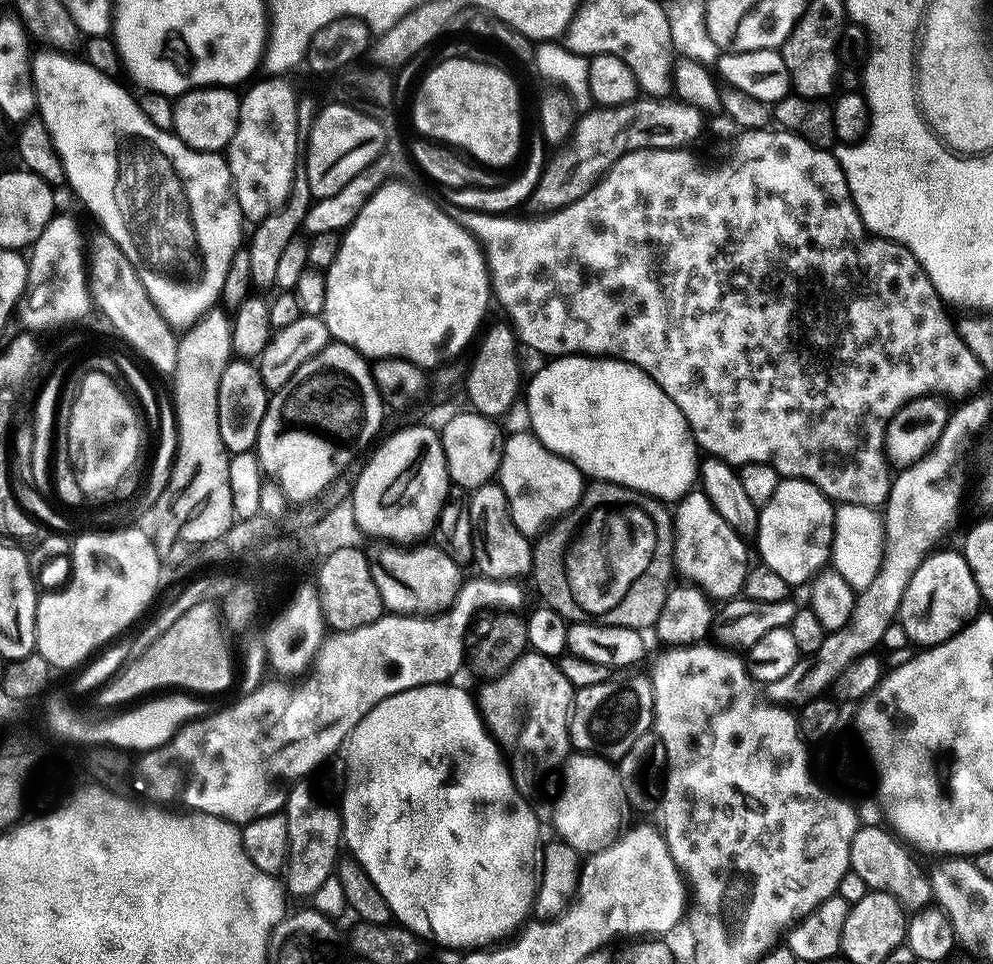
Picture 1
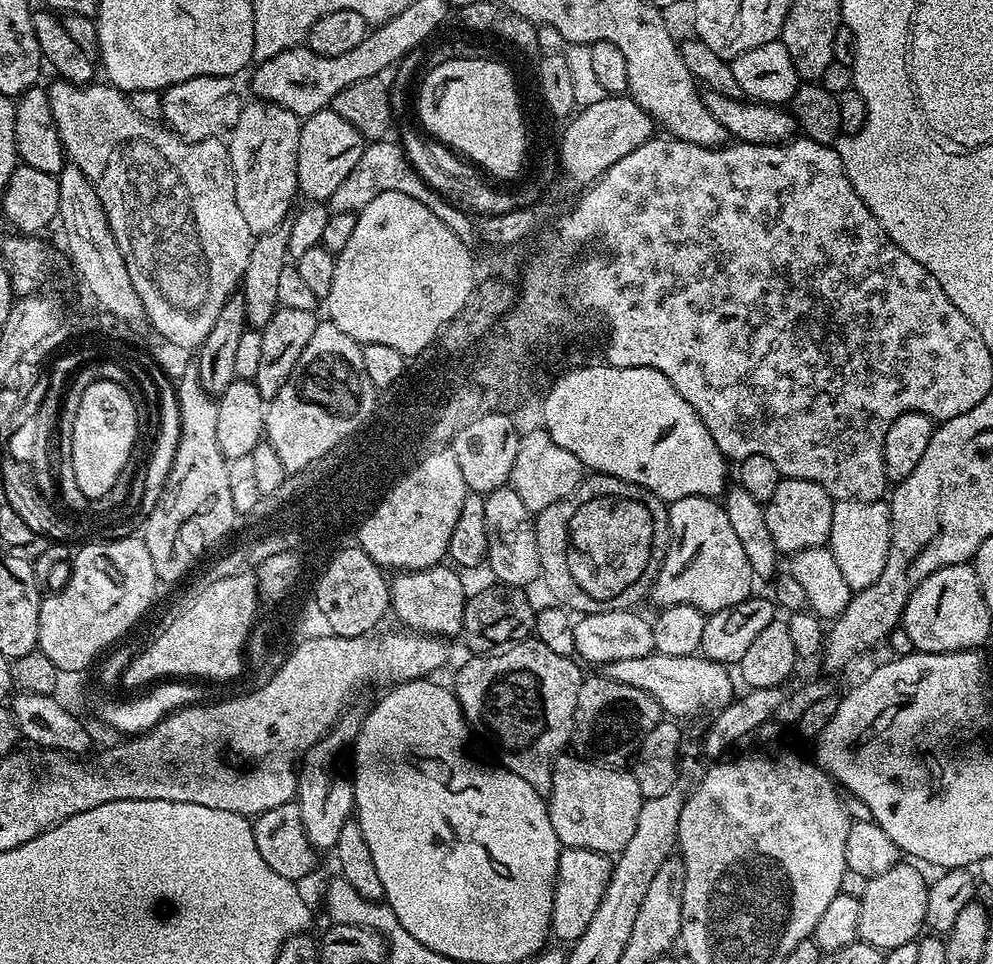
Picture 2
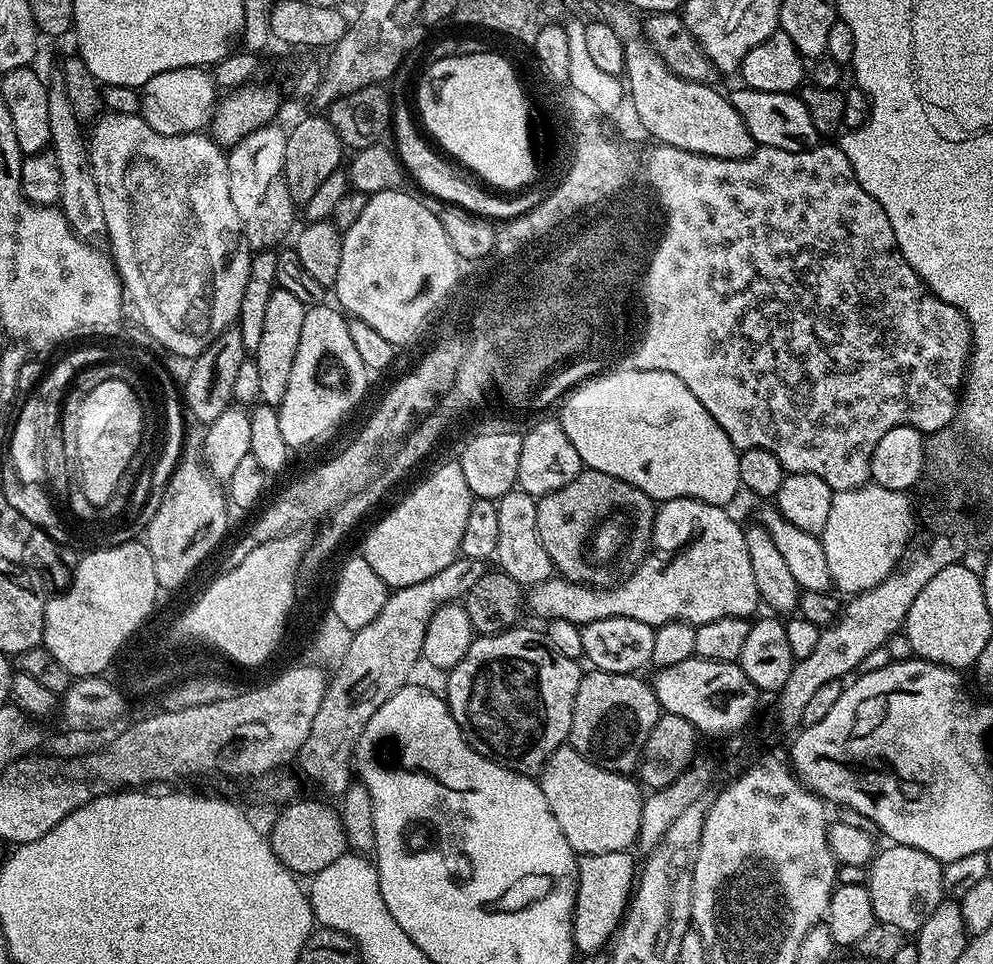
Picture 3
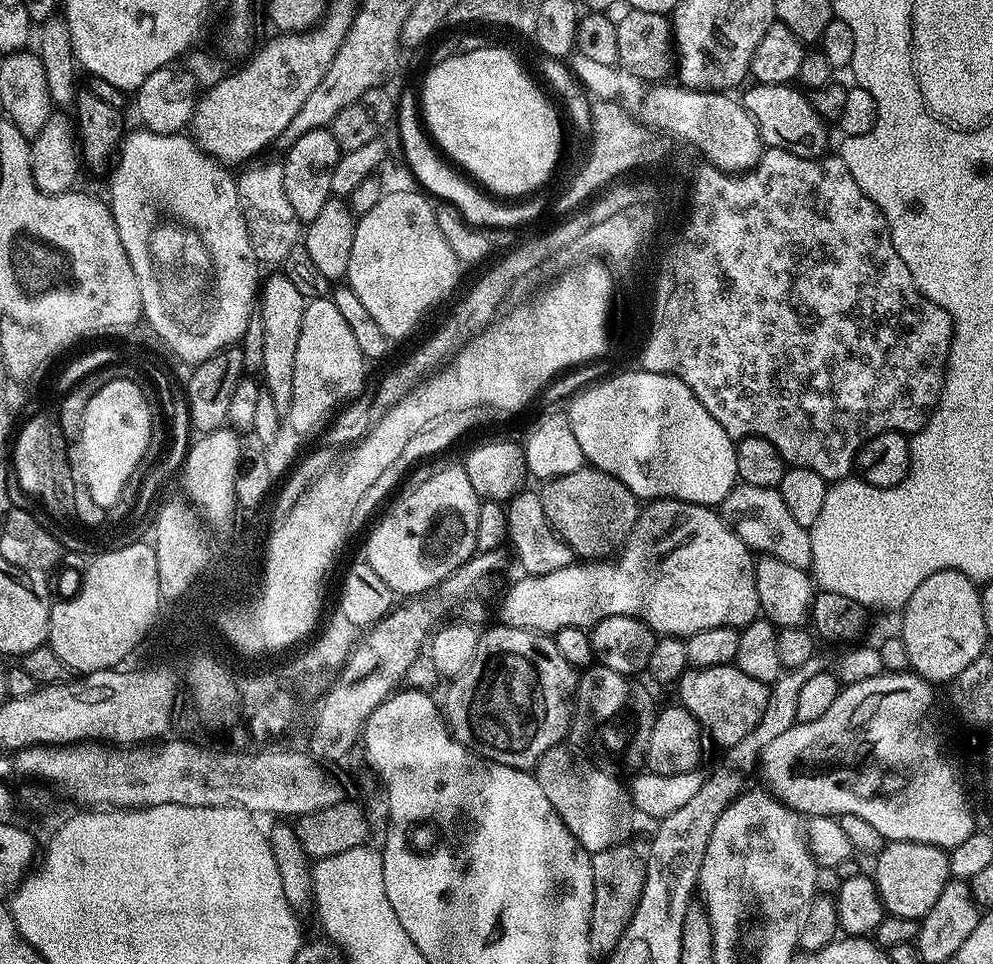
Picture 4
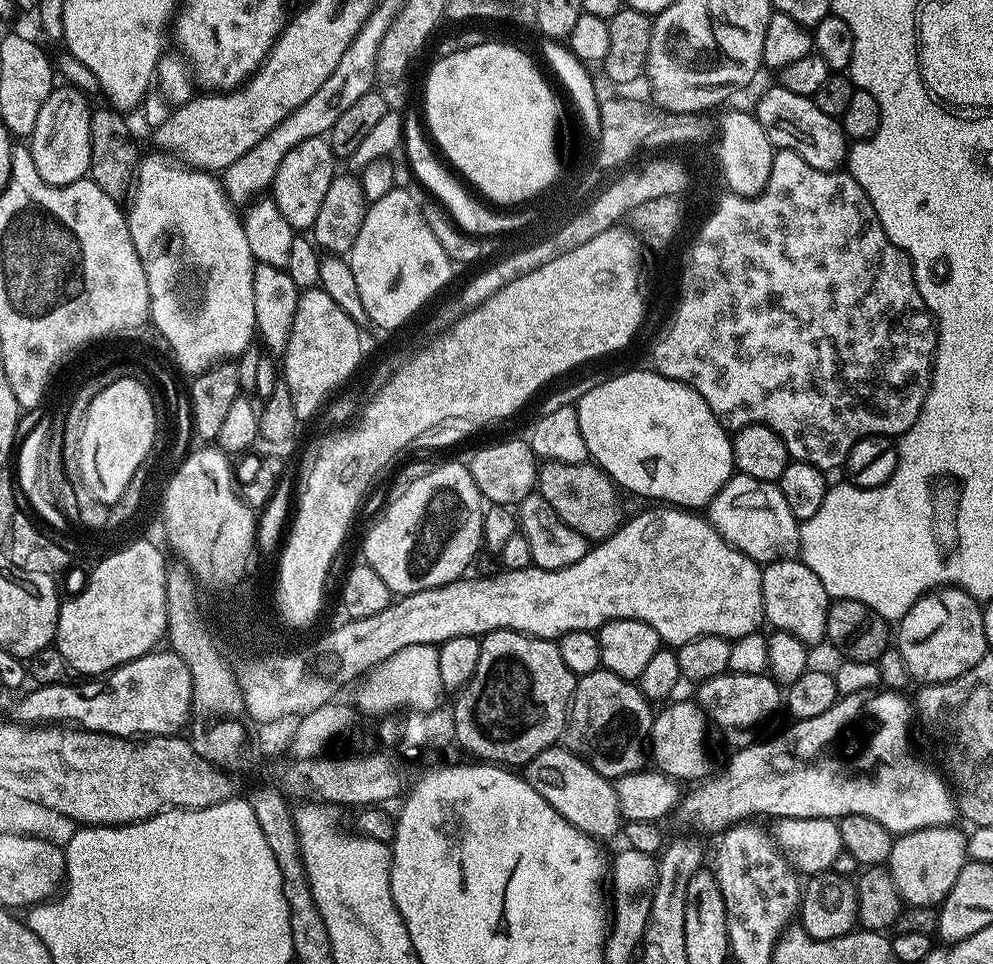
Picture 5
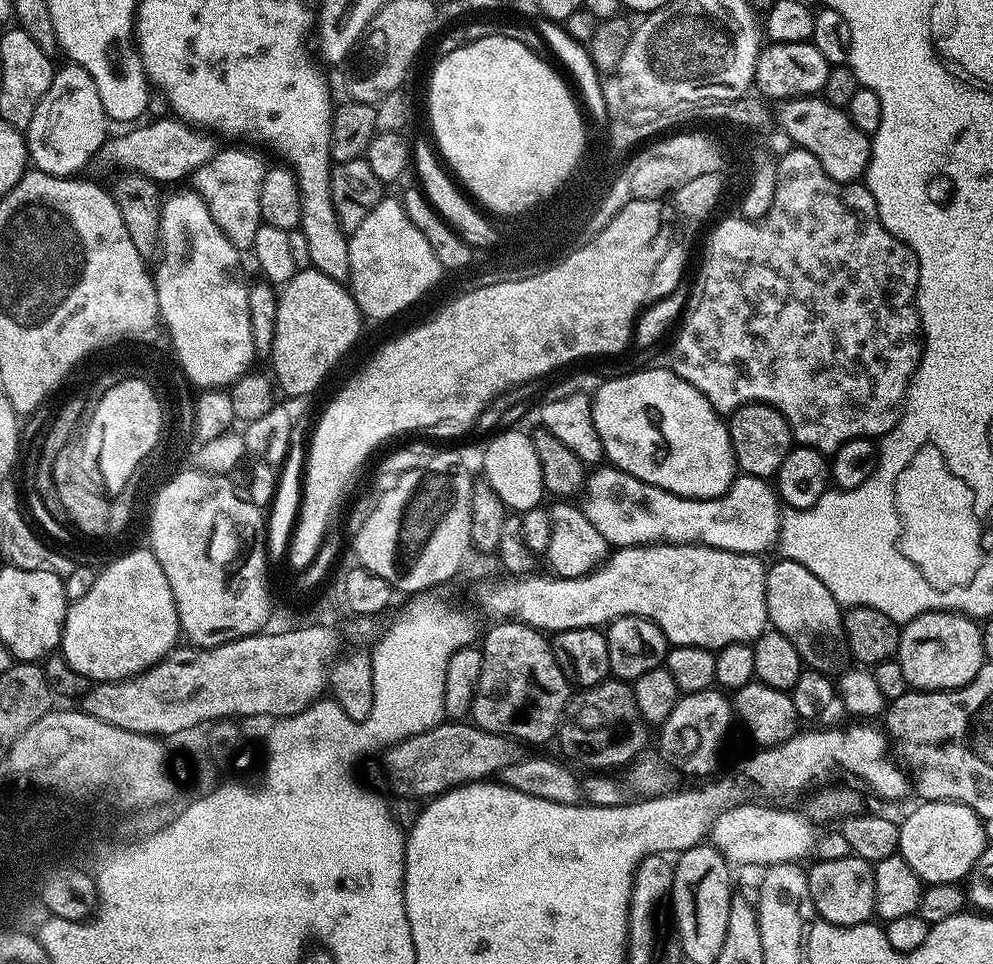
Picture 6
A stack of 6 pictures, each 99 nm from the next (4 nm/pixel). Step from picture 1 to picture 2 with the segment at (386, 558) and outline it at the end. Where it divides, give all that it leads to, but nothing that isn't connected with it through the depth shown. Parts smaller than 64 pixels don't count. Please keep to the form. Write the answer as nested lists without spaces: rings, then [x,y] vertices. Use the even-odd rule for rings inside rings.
[[[444,567],[423,568],[420,572],[400,572],[391,577],[390,608],[394,616],[396,612],[397,618],[404,623],[401,625],[437,638],[461,635],[466,591],[460,581],[461,573],[455,567]]]

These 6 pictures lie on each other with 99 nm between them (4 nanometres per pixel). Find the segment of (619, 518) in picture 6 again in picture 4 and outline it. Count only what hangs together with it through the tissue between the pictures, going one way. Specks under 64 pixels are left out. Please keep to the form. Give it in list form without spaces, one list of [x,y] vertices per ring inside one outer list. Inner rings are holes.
[[[737,483],[724,500],[722,515],[728,527],[738,534],[738,538],[750,550],[757,550],[775,560],[786,562],[790,566],[798,566],[805,570],[812,567],[812,534],[791,516],[786,510],[786,502],[782,502],[782,494],[775,488],[766,486],[750,486]]]

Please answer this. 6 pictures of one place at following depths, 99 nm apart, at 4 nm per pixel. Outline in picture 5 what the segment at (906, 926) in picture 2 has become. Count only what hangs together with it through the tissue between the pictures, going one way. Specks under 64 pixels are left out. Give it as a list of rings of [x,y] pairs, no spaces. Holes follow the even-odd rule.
[[[937,826],[922,828],[913,832],[897,835],[886,867],[894,878],[894,886],[898,886],[900,899],[905,905],[913,904],[939,906],[950,894],[950,886],[954,886],[962,866],[968,863],[968,837],[956,826]]]

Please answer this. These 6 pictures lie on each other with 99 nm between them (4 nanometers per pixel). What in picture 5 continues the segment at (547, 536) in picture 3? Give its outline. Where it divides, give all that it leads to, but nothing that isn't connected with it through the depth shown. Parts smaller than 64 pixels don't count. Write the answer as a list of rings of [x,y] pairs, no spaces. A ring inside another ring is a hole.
[[[557,460],[543,461],[537,471],[537,491],[554,507],[560,520],[588,538],[599,542],[612,535],[622,517],[616,510],[617,487],[605,472],[595,464],[560,463]]]

